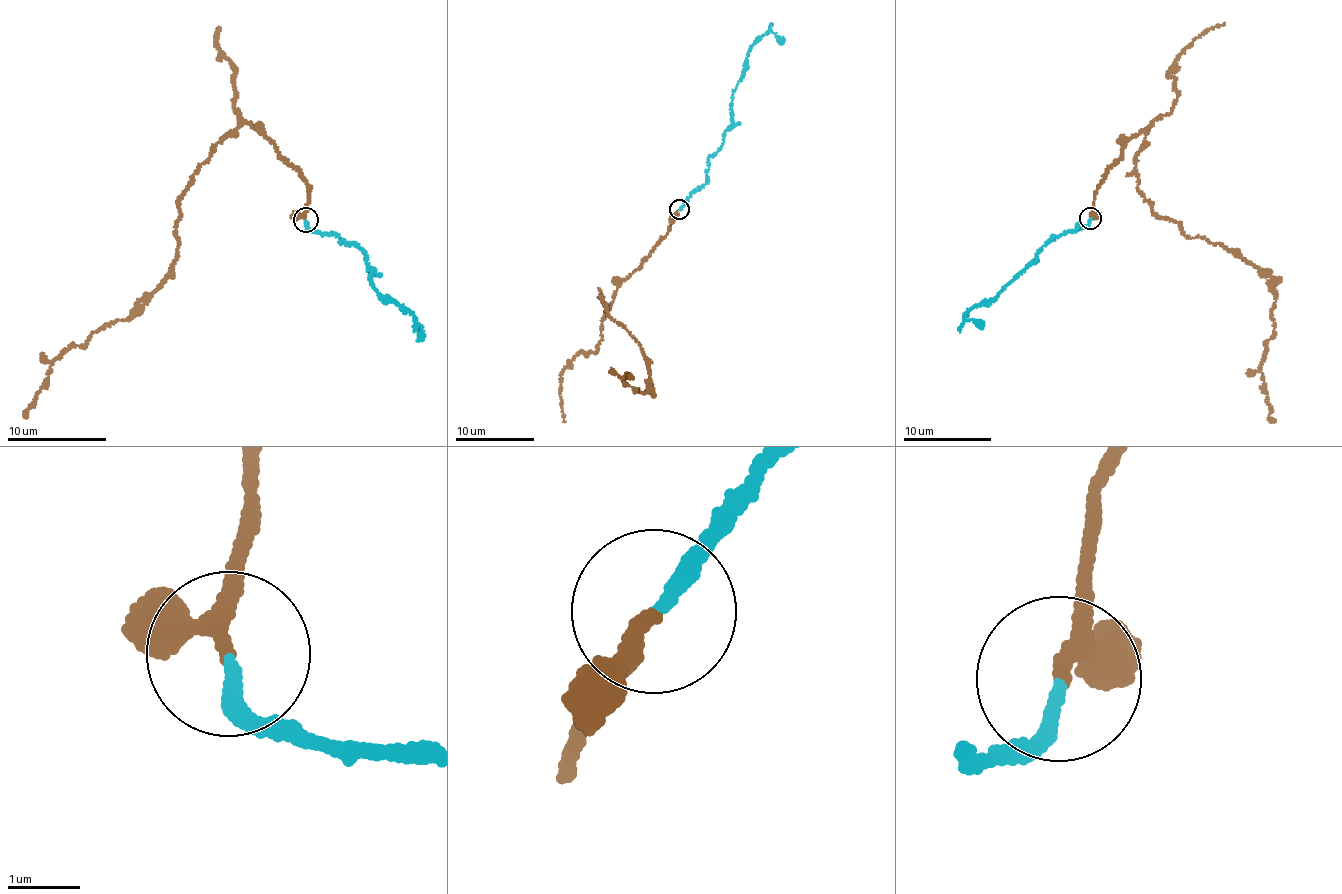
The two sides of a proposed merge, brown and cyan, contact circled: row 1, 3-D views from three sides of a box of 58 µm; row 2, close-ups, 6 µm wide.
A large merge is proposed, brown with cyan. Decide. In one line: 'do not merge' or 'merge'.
merge

